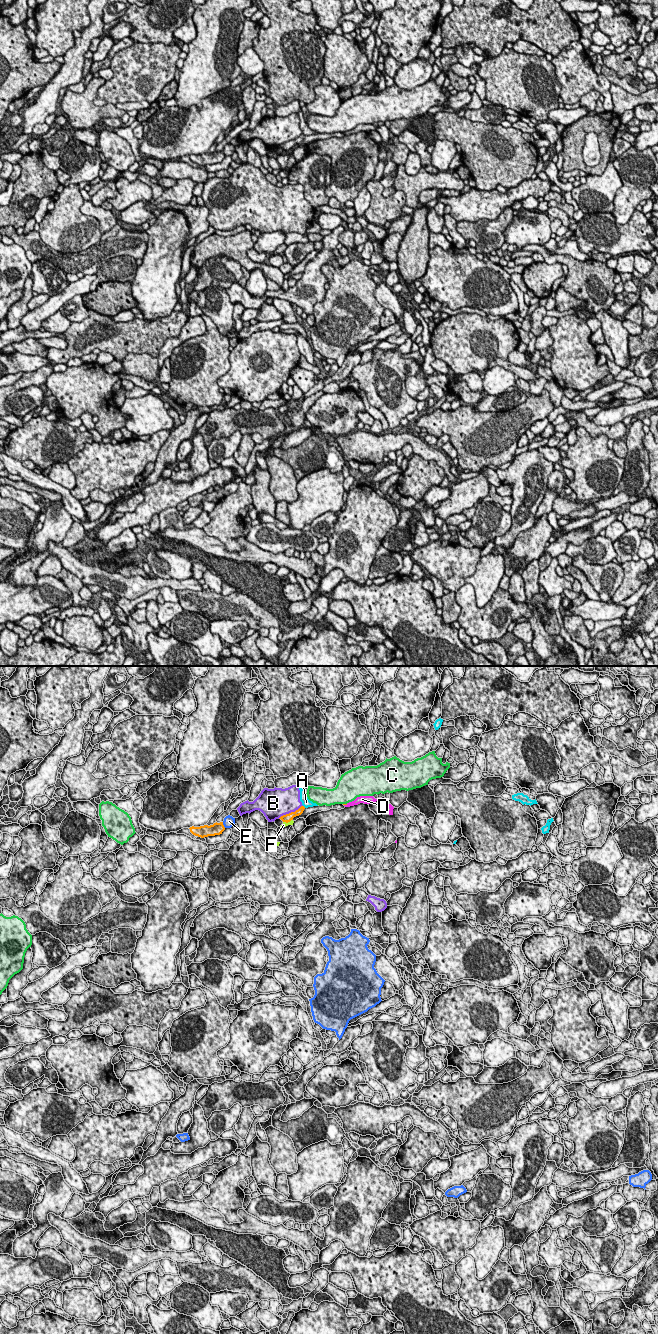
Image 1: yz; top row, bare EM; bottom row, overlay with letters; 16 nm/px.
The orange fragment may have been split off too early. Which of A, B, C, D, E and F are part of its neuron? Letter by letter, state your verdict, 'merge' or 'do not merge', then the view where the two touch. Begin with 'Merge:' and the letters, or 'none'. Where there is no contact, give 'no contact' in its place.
Merge: D
A: do not merge; no contact
B: do not merge; meets orange in yz
C: do not merge; meets orange in yz
D: merge; meets orange in yz
E: do not merge; meets orange in yz
F: do not merge; meets orange in yz

